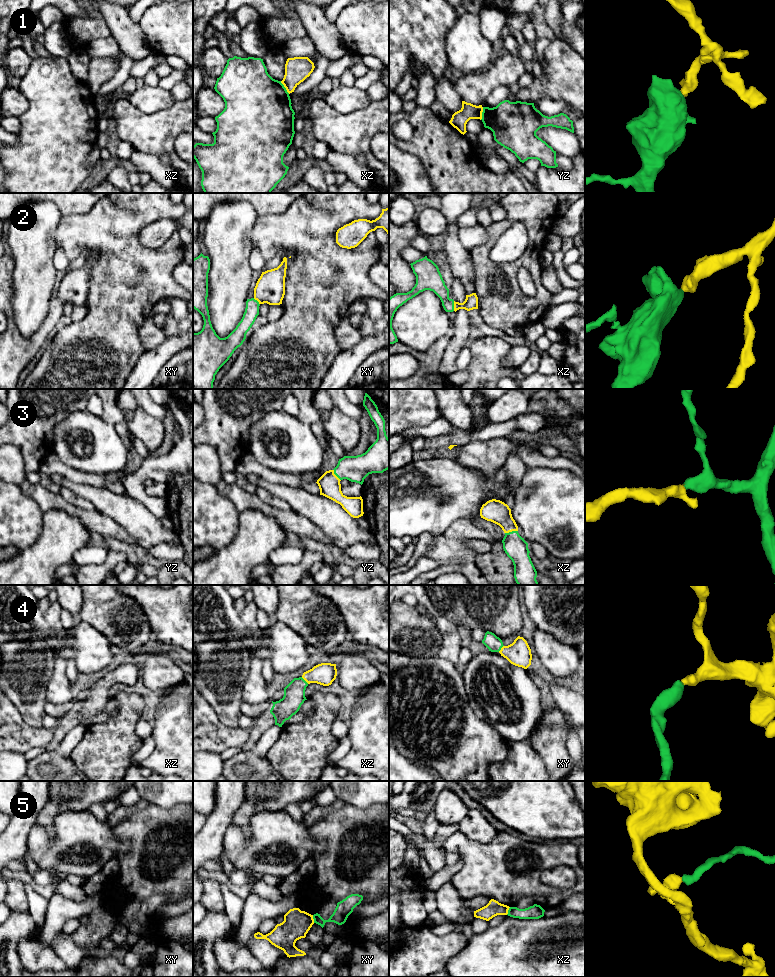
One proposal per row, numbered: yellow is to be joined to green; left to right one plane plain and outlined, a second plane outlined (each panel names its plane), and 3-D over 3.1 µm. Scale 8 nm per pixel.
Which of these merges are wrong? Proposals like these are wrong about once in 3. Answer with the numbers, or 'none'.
1, 5

